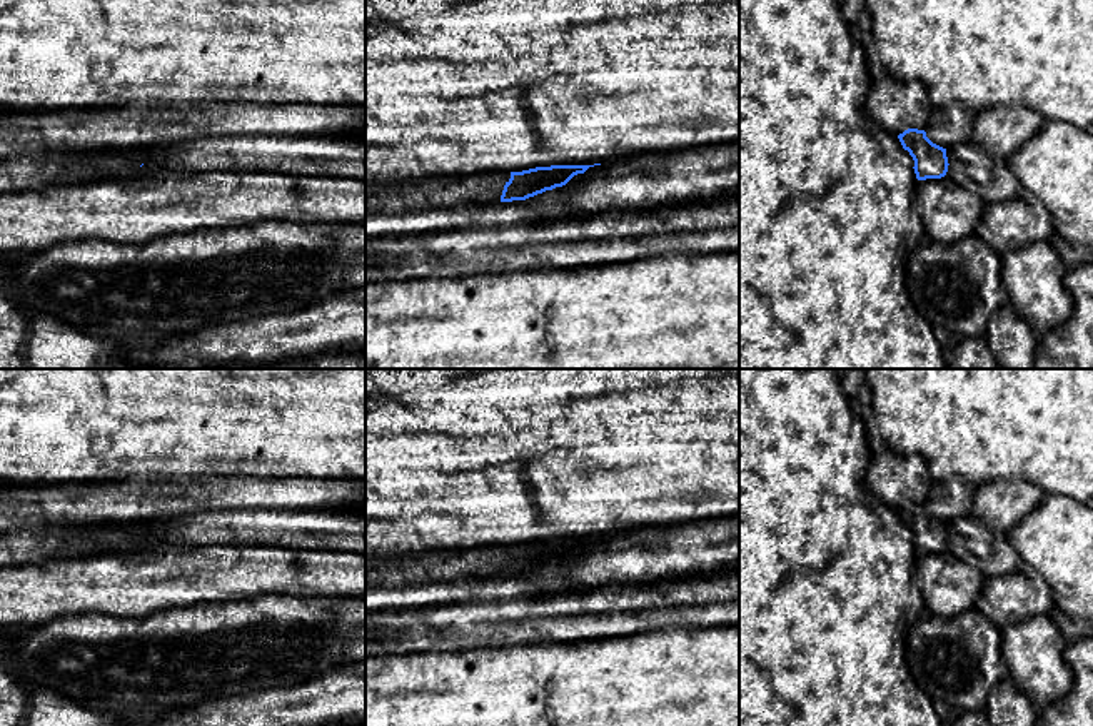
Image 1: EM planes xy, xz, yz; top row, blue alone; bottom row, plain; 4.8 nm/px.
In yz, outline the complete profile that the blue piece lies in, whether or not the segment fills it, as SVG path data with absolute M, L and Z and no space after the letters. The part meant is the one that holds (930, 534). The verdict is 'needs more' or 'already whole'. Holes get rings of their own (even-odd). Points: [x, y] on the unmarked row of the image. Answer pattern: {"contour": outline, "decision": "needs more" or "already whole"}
{"contour": "M908 502L898 509L904 524L914 534L914 547L918 554L941 552L948 546L946 522L933 517L924 504Z", "decision": "already whole"}

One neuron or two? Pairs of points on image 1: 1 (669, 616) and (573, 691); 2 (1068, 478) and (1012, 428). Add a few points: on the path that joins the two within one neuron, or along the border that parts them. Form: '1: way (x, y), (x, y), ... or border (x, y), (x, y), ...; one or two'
1: border (690, 626), (638, 631), (613, 638); two
2: way (1055, 464), (1025, 434); one

